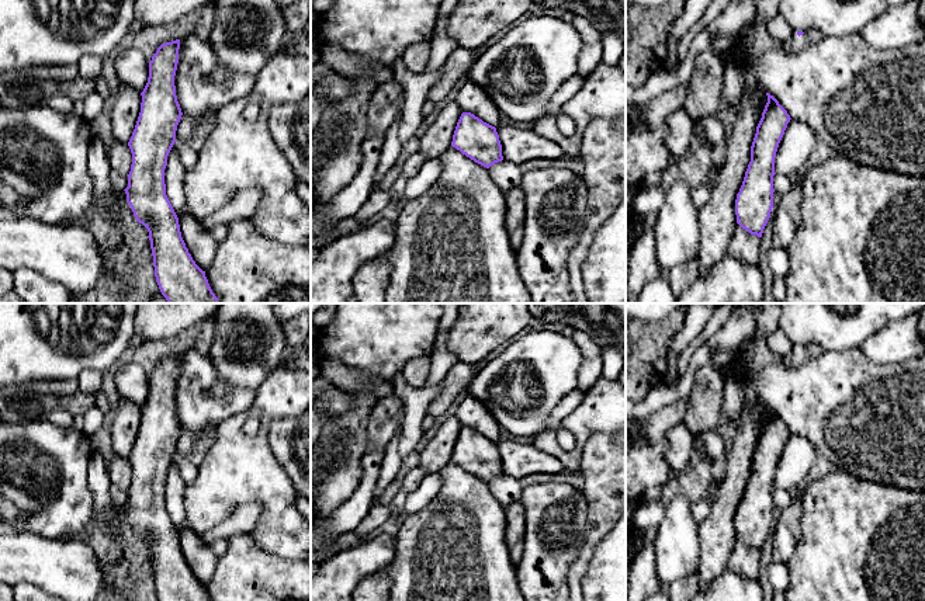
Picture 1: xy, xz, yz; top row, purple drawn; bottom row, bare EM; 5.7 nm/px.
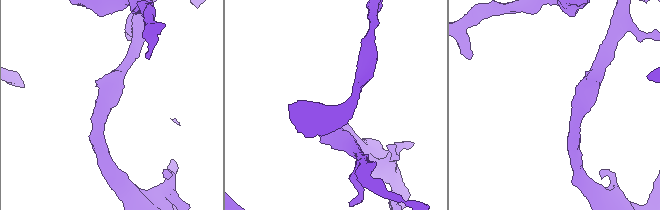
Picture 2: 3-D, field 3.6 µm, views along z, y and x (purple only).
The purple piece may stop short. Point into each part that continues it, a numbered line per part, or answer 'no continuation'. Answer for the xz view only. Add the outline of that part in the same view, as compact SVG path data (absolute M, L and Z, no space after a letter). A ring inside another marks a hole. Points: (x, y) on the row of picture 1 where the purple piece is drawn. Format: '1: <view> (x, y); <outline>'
1: xz (437, 136); M455 101L448 103L423 131L419 153L425 160L439 157L451 146L453 135L461 114L462 111Z

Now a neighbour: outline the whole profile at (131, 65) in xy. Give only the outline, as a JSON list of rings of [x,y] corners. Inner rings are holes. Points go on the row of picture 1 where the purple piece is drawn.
[[[124,48],[115,58],[114,69],[121,83],[143,91],[149,77],[149,62],[138,48]]]

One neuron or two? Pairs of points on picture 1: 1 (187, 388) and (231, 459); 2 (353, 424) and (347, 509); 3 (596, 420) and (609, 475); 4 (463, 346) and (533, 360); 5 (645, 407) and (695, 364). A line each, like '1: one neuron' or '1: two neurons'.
1: two neurons
2: two neurons
3: two neurons
4: two neurons
5: one neuron

